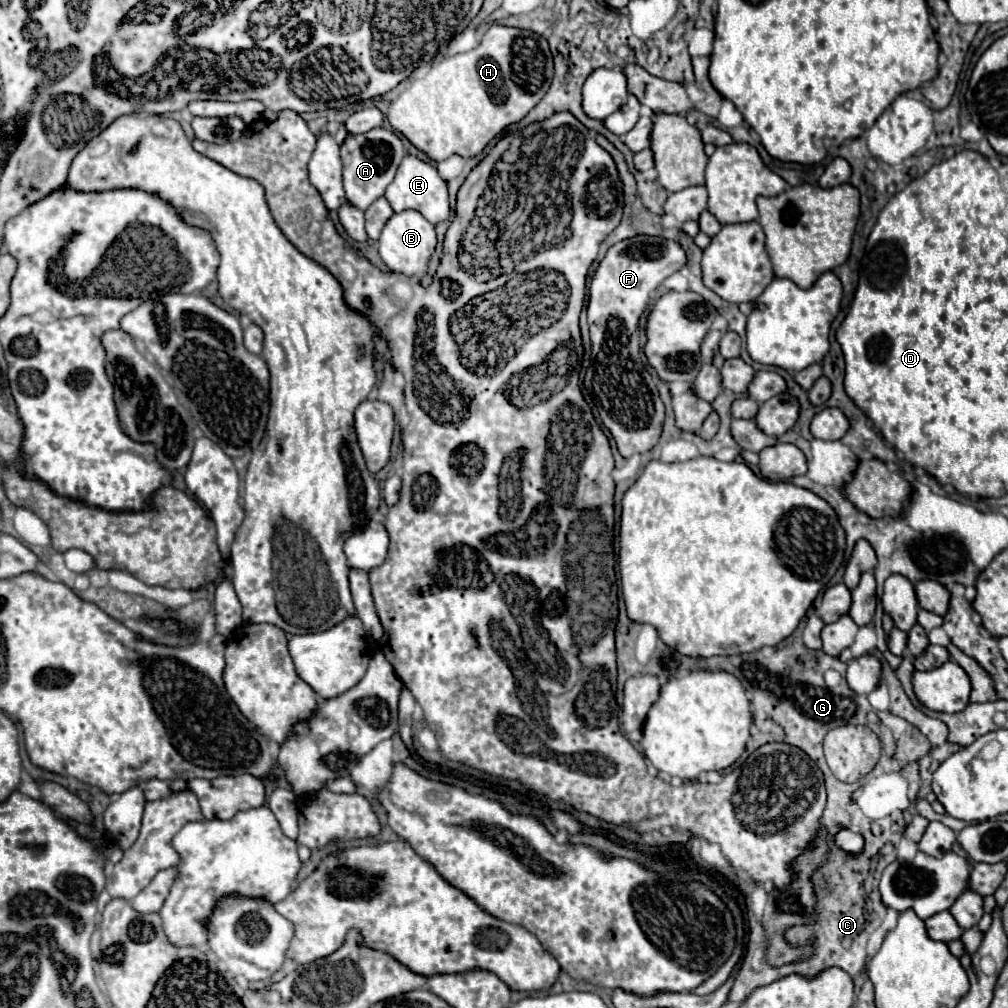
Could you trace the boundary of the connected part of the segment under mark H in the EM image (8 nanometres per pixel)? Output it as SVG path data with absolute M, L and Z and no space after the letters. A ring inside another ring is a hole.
M492 25L482 37L480 45L468 53L452 55L442 63L436 63L422 79L414 79L408 89L390 105L388 121L394 131L402 133L416 149L426 153L432 161L444 161L450 155L472 159L484 151L484 147L528 115L532 107L548 93L552 83L552 53L542 35L532 31Z

